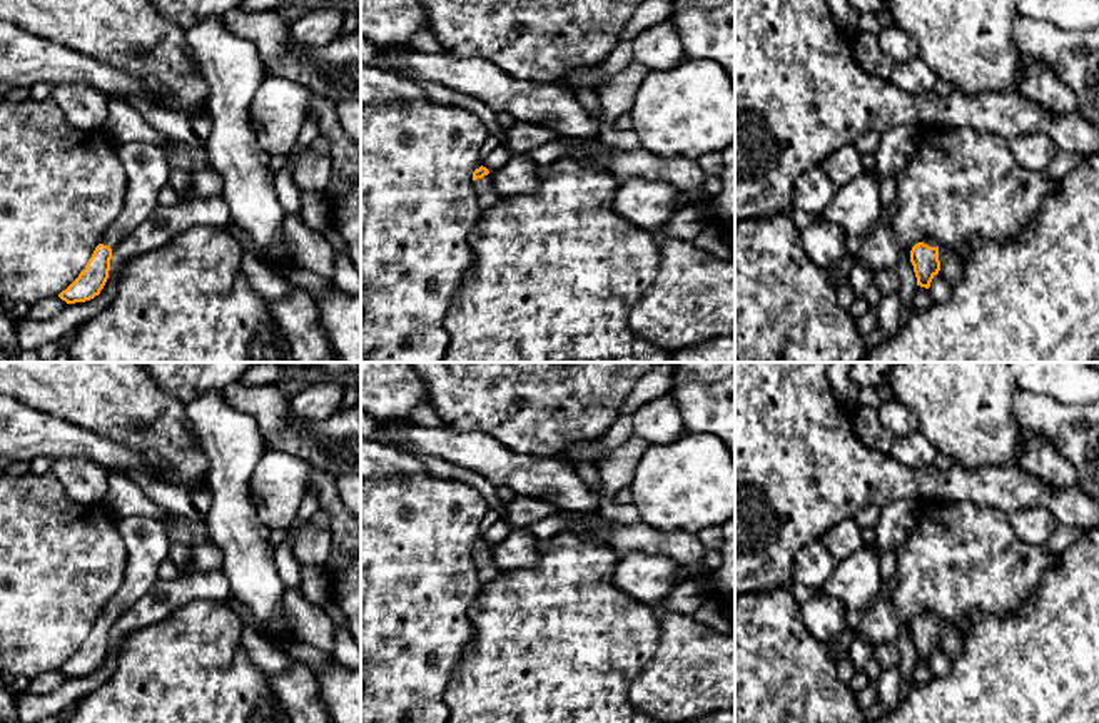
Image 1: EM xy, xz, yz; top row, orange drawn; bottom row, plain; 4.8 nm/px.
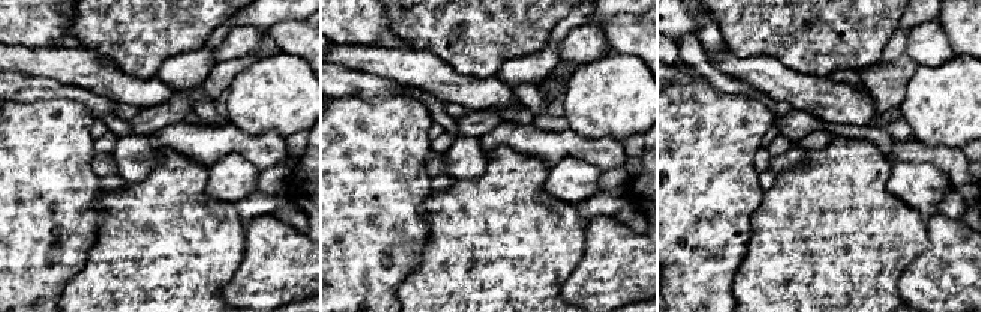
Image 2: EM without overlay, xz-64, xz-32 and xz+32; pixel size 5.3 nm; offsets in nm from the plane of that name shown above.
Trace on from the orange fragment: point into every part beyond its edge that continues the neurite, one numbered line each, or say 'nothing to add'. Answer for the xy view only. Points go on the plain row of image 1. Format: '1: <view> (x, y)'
1: xy (144, 536)

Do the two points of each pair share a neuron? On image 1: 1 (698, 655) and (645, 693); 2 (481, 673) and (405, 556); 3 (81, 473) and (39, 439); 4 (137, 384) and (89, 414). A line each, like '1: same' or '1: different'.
1: same
2: different
3: different
4: same

